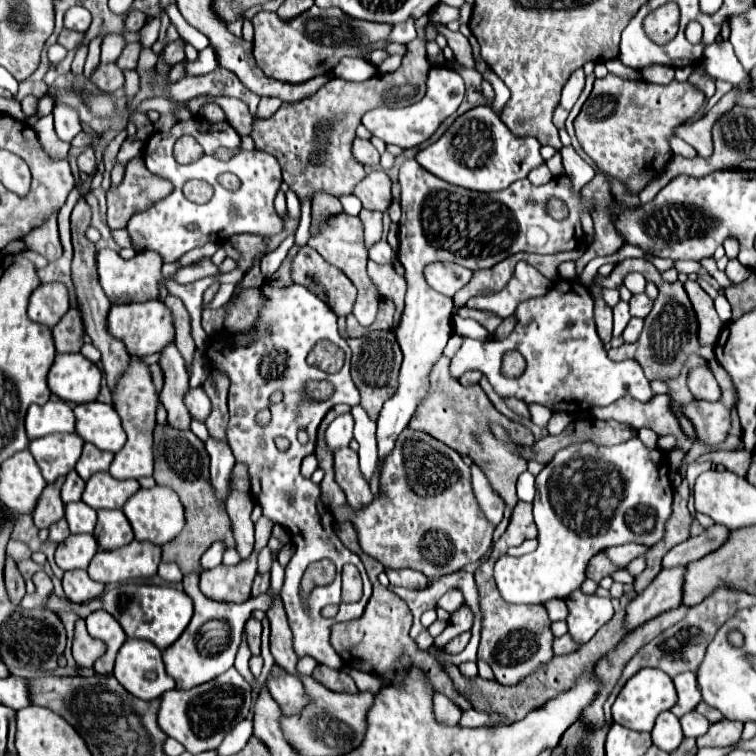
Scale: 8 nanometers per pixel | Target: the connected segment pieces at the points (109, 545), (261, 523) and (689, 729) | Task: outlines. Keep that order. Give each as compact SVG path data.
M97 511L93 535L101 549L119 549L133 541L133 529L123 511Z
M261 517L257 523L255 523L255 531L257 531L257 549L265 547L269 537L271 537L271 529L273 529L273 521L267 519L267 517Z
M691 711L691 713L683 715L679 721L681 721L685 737L695 737L697 739L697 737L705 735L707 729L709 729L709 721L703 715L699 715L697 711Z

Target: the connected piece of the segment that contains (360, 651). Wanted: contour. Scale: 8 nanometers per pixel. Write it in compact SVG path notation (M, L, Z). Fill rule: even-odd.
M353 527L353 535L349 535L349 549L361 557L361 561L365 565L365 571L367 571L367 575L373 583L373 595L371 595L371 599L369 599L369 603L367 603L367 607L365 607L365 611L359 619L349 621L349 623L339 623L331 629L331 645L339 653L339 657L343 659L345 667L349 663L351 669L373 673L373 675L385 675L385 673L393 671L393 667L397 665L401 655L407 655L411 659L411 667L419 667L425 673L425 677L429 679L435 693L443 693L445 697L449 697L461 711L469 711L471 703L455 691L449 675L439 667L439 663L427 651L421 651L417 647L417 643L409 637L411 611L409 611L409 607L403 599L399 599L393 591L389 591L387 587L383 587L379 583L377 575L381 571L385 571L385 567L379 561L371 559L367 553L361 551L359 535L357 535L355 527Z

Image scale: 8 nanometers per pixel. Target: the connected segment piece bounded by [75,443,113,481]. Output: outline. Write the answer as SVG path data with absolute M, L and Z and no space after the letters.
M85 443L83 447L83 455L75 467L75 471L79 473L79 477L83 481L87 481L93 473L99 473L99 471L107 471L109 465L113 461L113 453L111 451L101 451L97 449L95 445L91 443Z

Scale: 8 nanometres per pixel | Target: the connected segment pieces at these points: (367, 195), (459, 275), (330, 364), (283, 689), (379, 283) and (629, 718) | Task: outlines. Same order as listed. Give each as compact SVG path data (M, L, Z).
M371 171L357 183L353 195L361 199L365 209L385 211L391 203L391 179L385 171Z
M431 263L425 267L427 283L447 297L453 297L461 287L465 287L471 275L469 269L455 263Z
M325 339L315 343L311 353L307 355L309 365L319 367L321 371L327 371L327 373L339 371L339 367L343 367L343 359L345 359L345 353L337 345L333 345L331 341L325 341Z
M289 673L279 679L271 679L269 691L271 691L273 699L279 703L283 715L287 715L287 717L299 715L303 711L303 707L307 707L311 703L301 679L295 675L289 675Z
M369 261L369 277L371 281L375 283L377 291L383 295L383 297L389 297L395 307L397 307L397 313L395 313L395 327L393 327L393 333L399 325L399 319L401 319L401 313L403 313L403 297L405 297L405 279L399 277L391 265L377 265L373 261Z
M641 669L639 673L635 673L625 687L621 689L621 693L617 695L611 711L613 711L613 721L617 721L619 725L627 727L627 729L635 729L635 731L651 731L653 723L657 719L657 715L661 711L671 709L677 703L677 693L675 693L675 685L671 681L671 677L659 669Z

